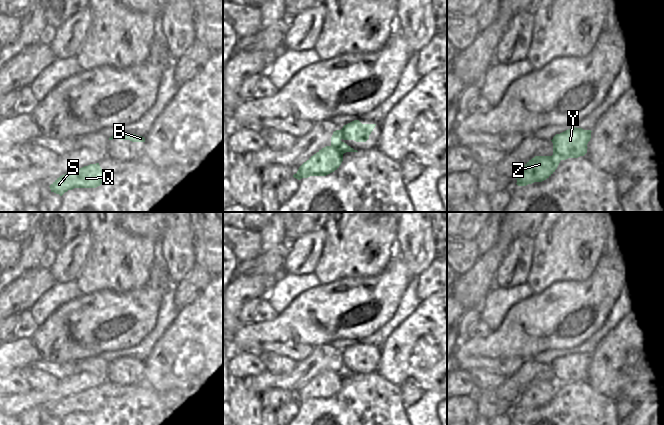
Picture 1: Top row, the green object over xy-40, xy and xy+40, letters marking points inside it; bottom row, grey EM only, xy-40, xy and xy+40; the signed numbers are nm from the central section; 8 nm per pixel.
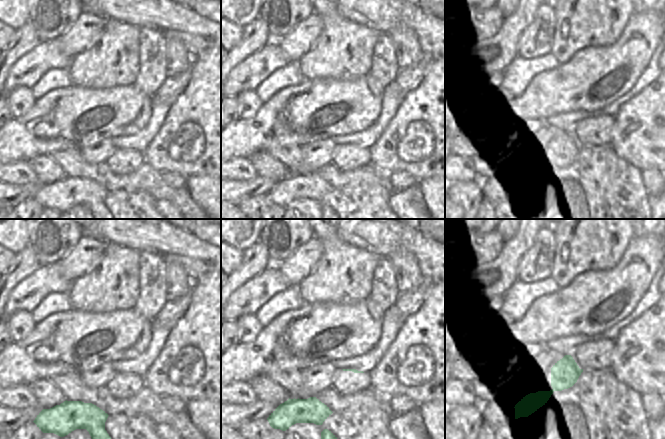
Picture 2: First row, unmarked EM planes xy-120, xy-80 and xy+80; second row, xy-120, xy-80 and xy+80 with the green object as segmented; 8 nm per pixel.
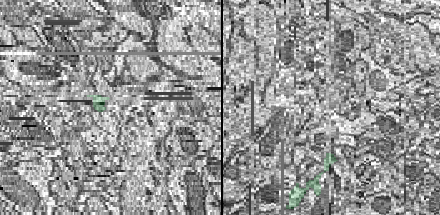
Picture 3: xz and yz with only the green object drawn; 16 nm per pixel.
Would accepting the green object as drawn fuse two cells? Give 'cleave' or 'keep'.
keep

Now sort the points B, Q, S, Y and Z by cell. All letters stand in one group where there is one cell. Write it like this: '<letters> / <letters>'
B Q S Y Z

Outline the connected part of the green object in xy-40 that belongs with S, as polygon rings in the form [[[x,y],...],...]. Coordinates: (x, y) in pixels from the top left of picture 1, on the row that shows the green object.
[[[99,163],[90,164],[60,176],[49,187],[51,192],[62,196],[74,188],[96,188],[105,181],[106,177],[107,174]]]

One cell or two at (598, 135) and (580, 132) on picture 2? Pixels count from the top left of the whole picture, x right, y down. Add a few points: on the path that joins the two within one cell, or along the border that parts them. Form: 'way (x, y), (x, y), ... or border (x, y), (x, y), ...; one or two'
way (594, 132), (584, 132); one

